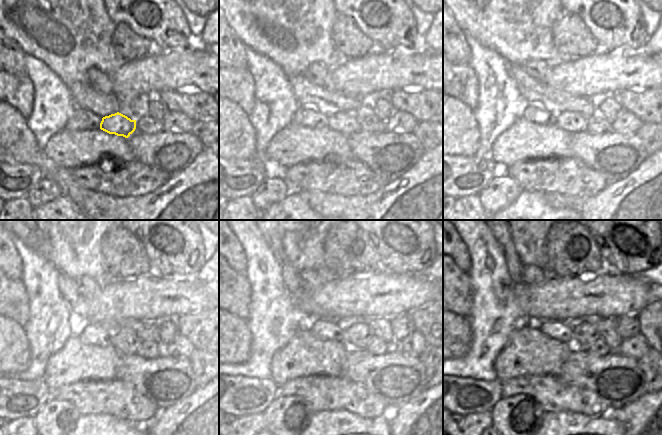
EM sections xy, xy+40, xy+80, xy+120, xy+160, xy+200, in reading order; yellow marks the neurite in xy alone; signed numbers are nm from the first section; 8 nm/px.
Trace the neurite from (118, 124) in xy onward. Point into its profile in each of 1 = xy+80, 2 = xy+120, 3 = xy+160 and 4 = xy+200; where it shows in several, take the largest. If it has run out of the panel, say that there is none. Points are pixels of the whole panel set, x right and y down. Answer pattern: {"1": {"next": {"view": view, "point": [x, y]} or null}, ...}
{"1": {"next": {"view": "xy+80", "point": [572, 122]}}, "2": {"next": {"view": "xy+120", "point": [127, 342]}}, "3": {"next": {"view": "xy+160", "point": [357, 336]}}, "4": {"next": {"view": "xy+200", "point": [584, 334]}}}

